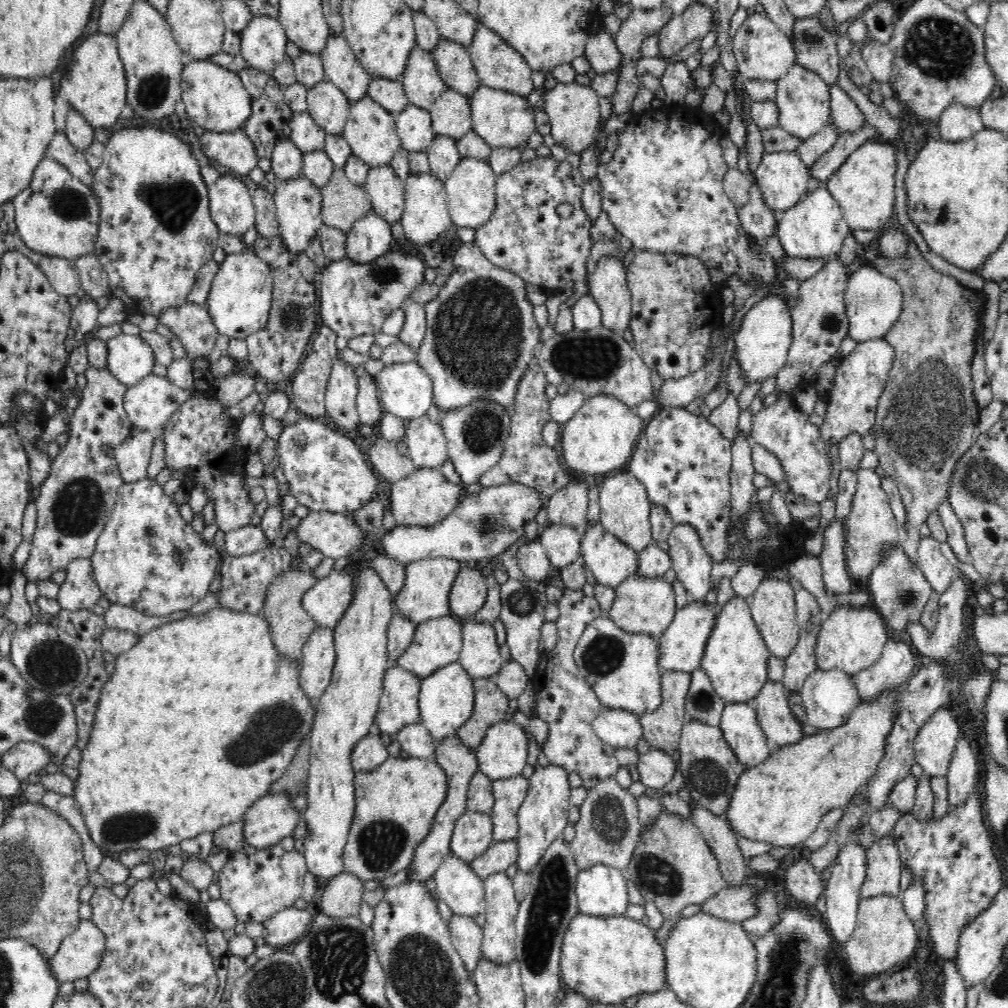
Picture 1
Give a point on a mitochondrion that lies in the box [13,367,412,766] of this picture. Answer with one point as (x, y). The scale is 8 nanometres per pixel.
(77, 507)

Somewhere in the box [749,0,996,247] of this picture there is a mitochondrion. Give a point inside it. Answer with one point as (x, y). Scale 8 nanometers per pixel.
(943, 49)

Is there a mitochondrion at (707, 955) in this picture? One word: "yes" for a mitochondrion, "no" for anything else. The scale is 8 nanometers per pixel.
no

